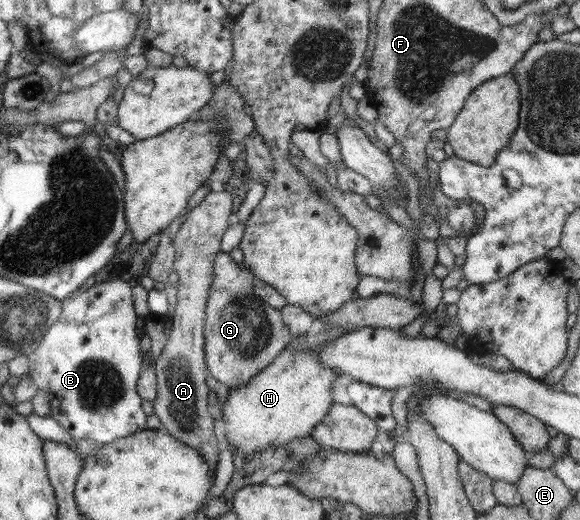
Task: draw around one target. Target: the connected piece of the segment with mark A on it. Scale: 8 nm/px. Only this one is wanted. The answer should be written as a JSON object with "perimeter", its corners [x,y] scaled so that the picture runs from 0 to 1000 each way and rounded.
{"perimeter":[[[362,367],[352,385],[322,412],[312,440],[300,458],[302,494],[298,519],[309,531],[305,587],[295,623],[295,640],[278,683],[269,694],[271,762],[266,792],[279,812],[279,827],[329,862],[343,863],[364,910],[371,912],[378,862],[367,829],[369,804],[360,794],[360,744],[353,737],[360,715],[353,702],[352,623],[353,585],[360,550],[367,542],[371,494],[381,487],[379,465],[397,438],[395,419],[402,412],[402,381],[391,367]]]}

